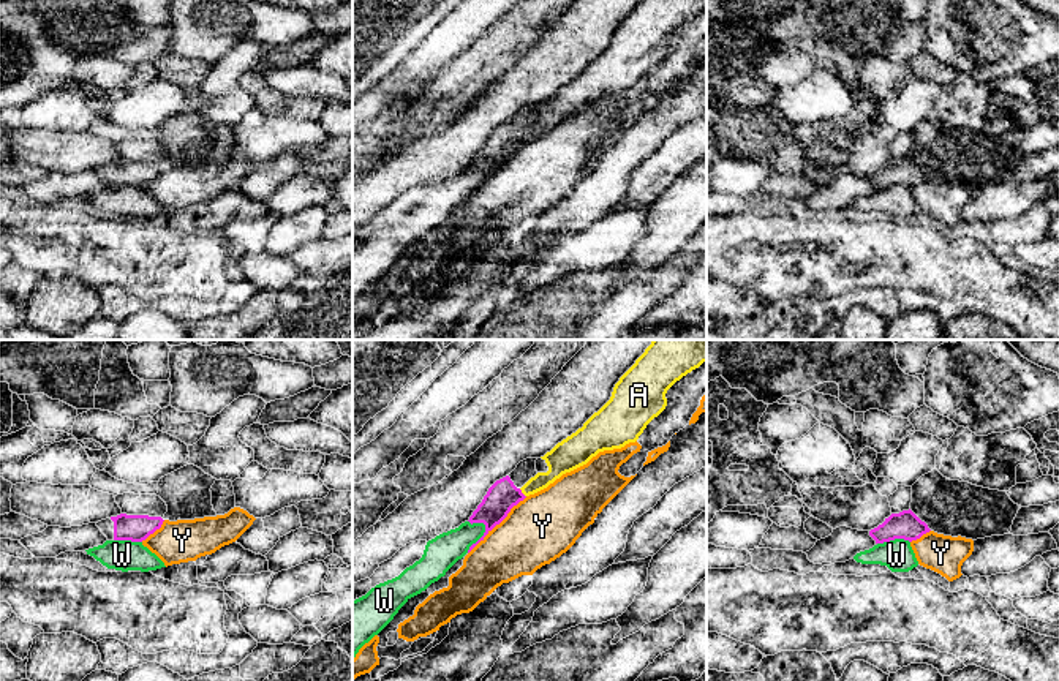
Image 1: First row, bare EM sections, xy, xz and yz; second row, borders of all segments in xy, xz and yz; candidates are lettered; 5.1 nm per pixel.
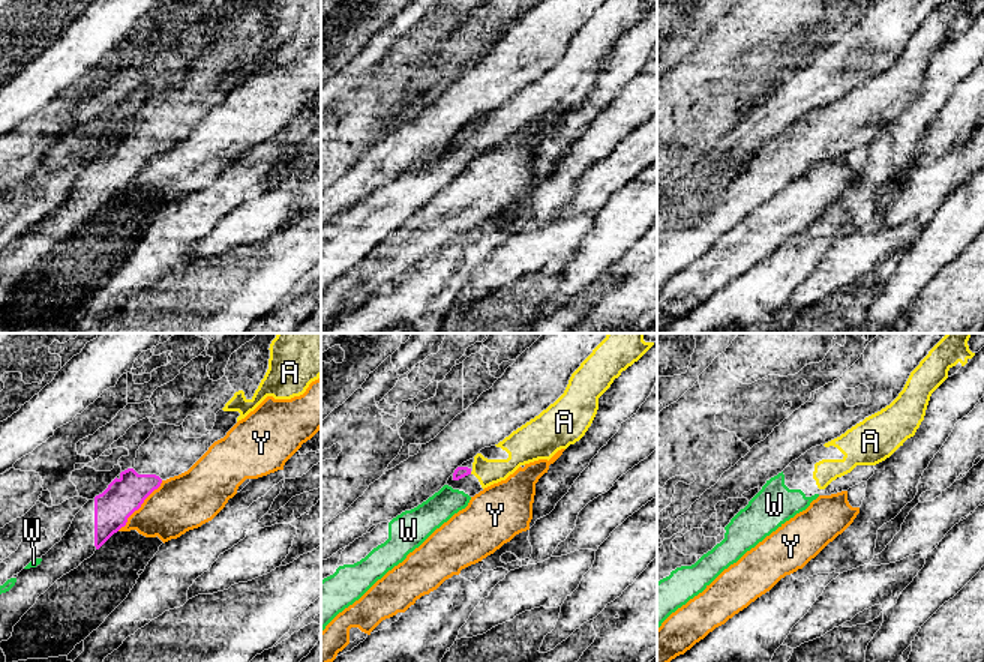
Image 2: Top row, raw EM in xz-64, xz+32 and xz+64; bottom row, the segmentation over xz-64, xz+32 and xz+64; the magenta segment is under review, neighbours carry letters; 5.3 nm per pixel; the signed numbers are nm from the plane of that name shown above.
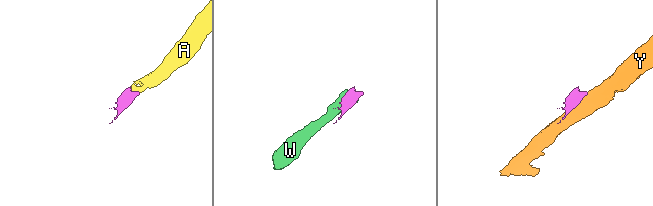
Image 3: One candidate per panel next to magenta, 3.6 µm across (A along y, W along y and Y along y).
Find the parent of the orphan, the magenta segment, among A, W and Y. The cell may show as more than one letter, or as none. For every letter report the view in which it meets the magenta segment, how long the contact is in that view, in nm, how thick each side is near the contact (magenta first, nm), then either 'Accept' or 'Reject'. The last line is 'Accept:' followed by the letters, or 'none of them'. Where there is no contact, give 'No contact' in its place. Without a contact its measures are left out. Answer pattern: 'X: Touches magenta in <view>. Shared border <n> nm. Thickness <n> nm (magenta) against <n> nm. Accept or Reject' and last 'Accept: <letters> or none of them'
A: Touches magenta in xz. Shared border 60 nm. Thickness 160 nm (magenta) against 130 nm. Reject
W: Touches magenta in xz. Shared border 180 nm. Thickness 160 nm (magenta) against 170 nm. Reject
Y: Touches magenta in xz. Shared border 420 nm. Thickness 160 nm (magenta) against 340 nm. Reject
Accept: none of them

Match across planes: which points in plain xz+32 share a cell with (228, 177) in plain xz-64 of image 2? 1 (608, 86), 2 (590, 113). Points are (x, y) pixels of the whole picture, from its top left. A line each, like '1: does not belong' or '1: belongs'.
1: does not belong
2: does not belong

